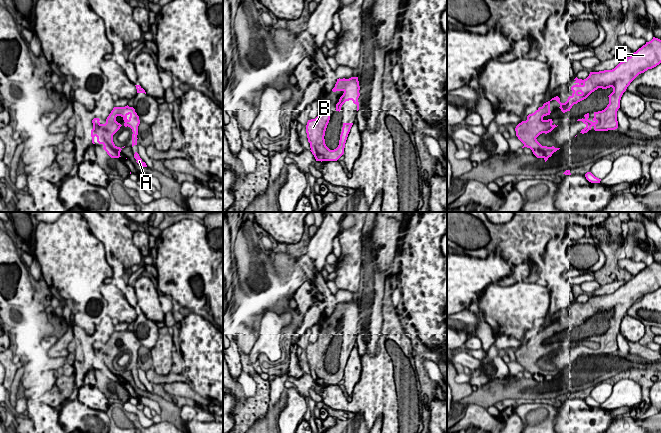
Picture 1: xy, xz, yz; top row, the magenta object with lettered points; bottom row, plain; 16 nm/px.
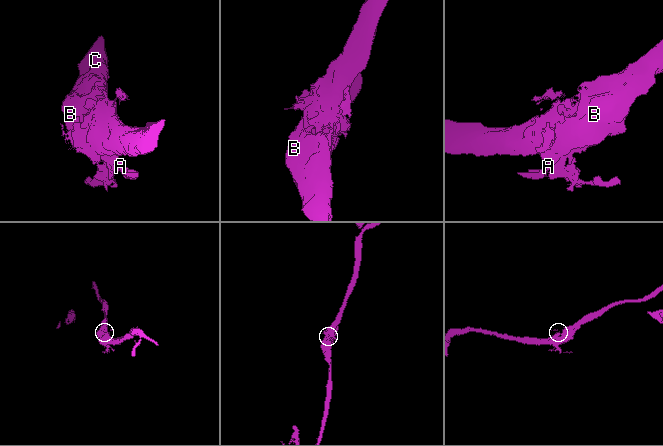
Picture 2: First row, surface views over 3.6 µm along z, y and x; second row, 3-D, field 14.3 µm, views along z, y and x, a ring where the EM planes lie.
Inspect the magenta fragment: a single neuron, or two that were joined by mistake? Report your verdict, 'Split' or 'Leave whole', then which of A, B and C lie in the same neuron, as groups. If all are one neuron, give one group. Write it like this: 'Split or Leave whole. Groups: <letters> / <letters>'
Leave whole. Groups: A B C

